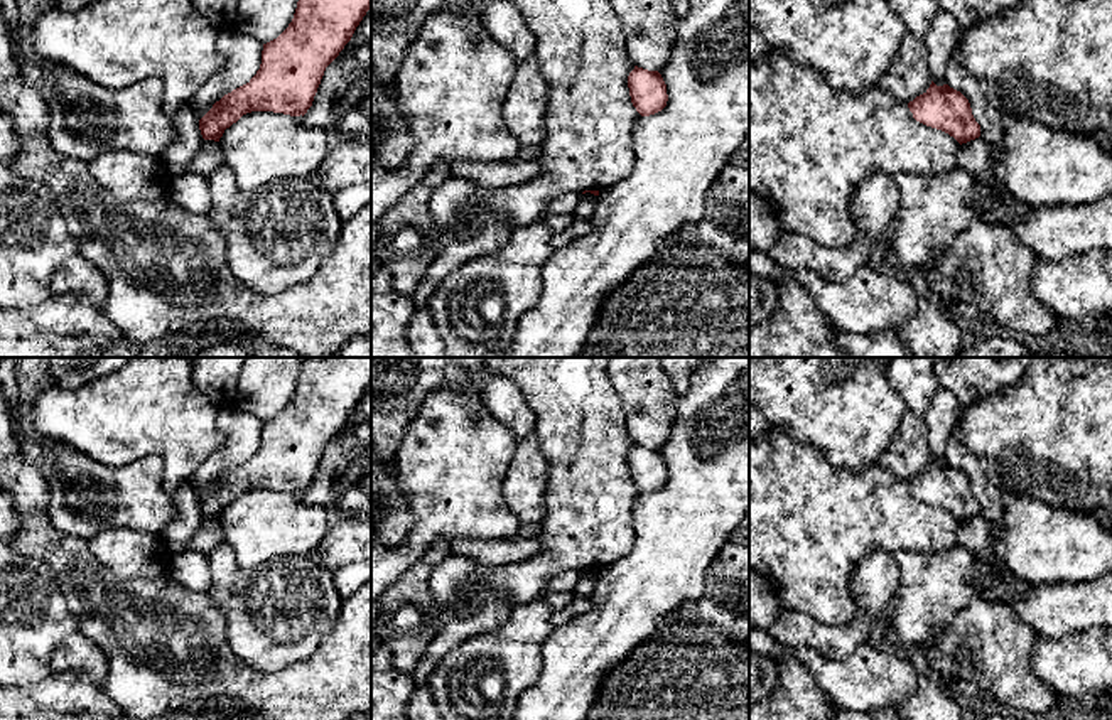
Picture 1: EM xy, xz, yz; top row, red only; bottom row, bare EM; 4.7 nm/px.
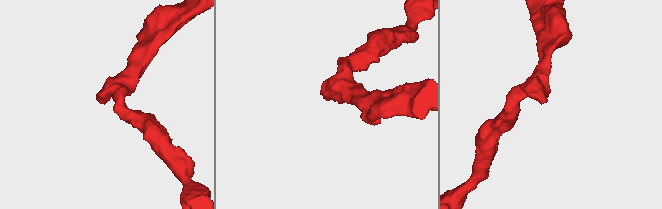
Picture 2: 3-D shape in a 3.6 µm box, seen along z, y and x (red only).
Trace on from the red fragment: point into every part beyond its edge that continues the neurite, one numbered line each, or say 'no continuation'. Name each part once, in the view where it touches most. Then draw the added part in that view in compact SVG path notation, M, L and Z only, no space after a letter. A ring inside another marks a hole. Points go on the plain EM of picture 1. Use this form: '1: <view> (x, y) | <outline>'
no continuation

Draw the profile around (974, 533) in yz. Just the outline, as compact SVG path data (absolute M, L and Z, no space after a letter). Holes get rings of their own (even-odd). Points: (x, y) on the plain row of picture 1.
M979 514L958 524L957 545L982 555L989 548L989 521Z

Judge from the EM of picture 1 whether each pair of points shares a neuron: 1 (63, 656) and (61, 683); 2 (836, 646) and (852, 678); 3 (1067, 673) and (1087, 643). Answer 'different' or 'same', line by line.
1: different
2: different
3: same

